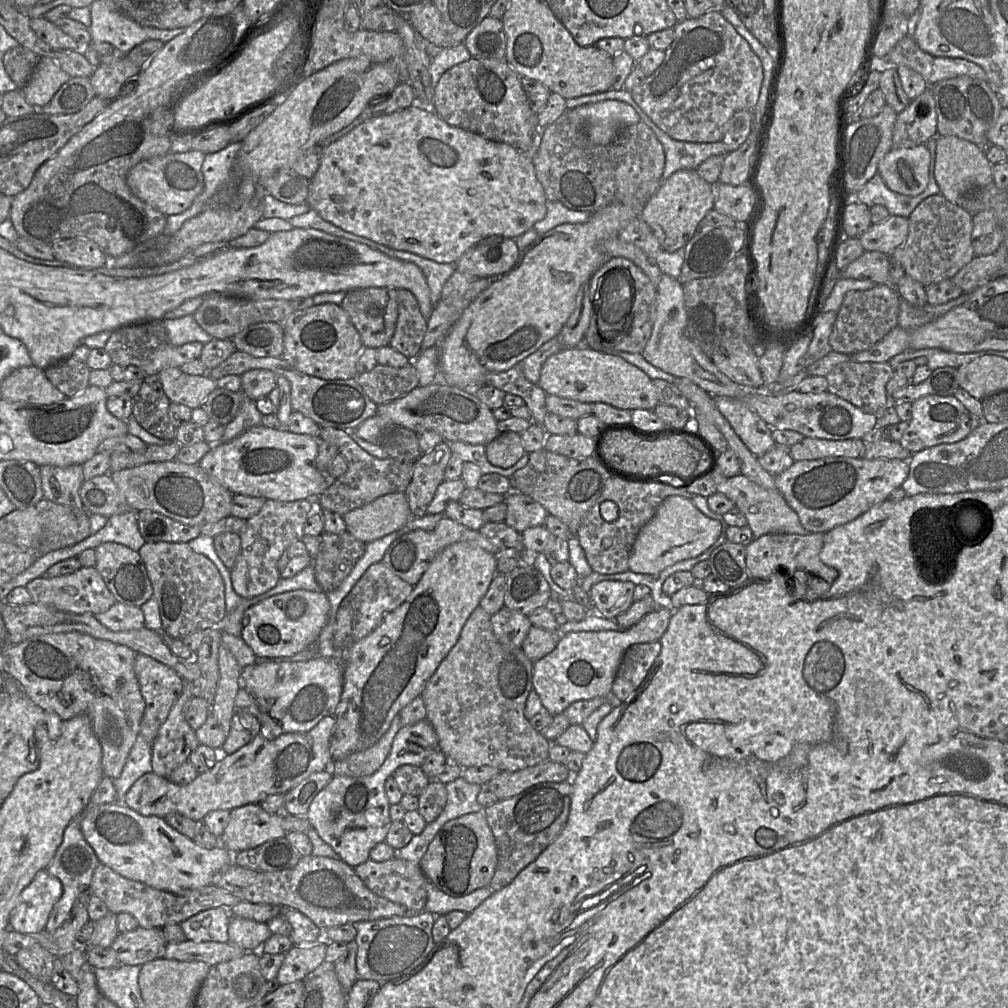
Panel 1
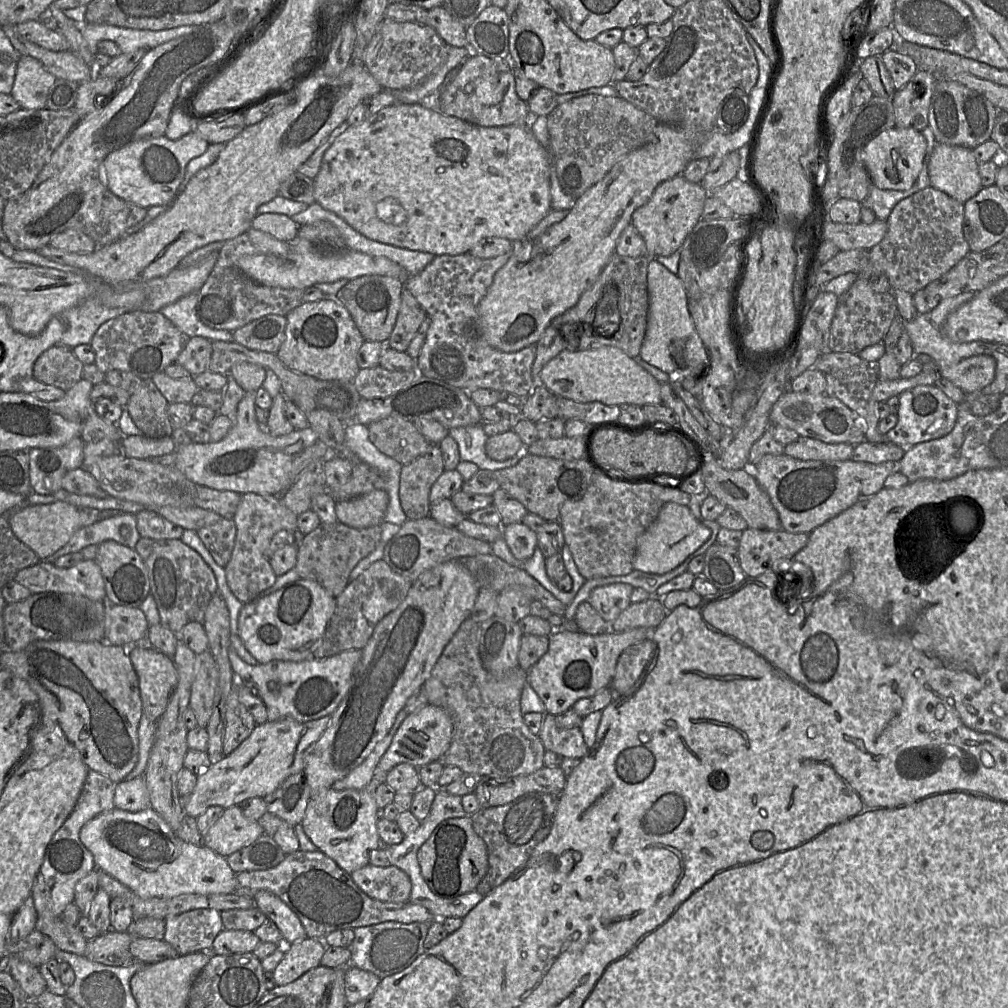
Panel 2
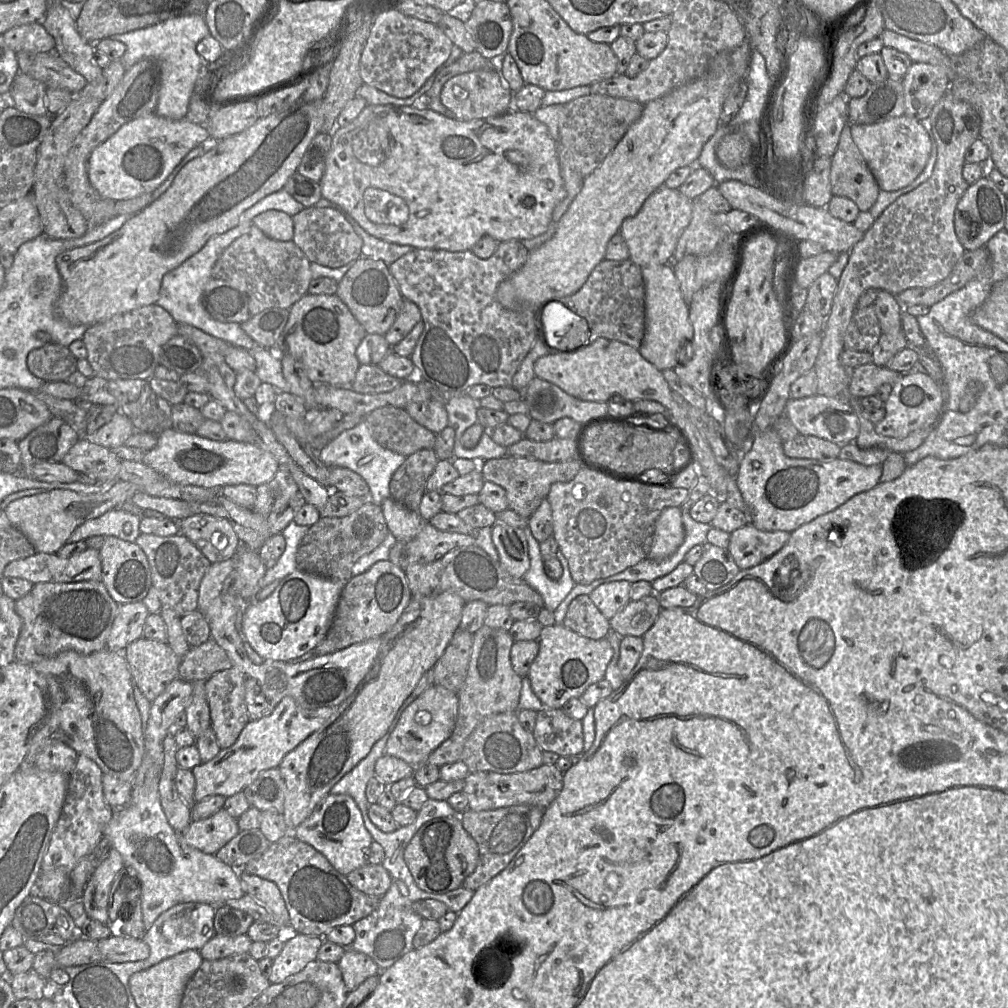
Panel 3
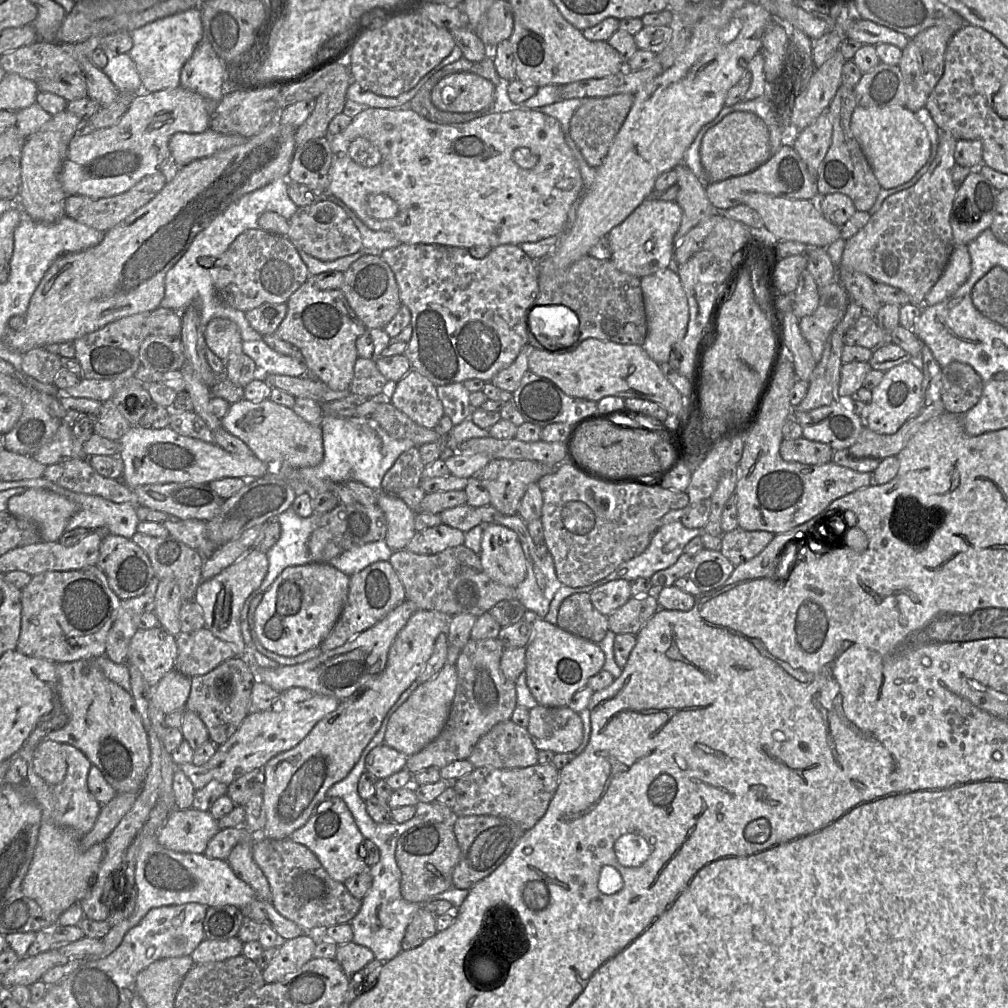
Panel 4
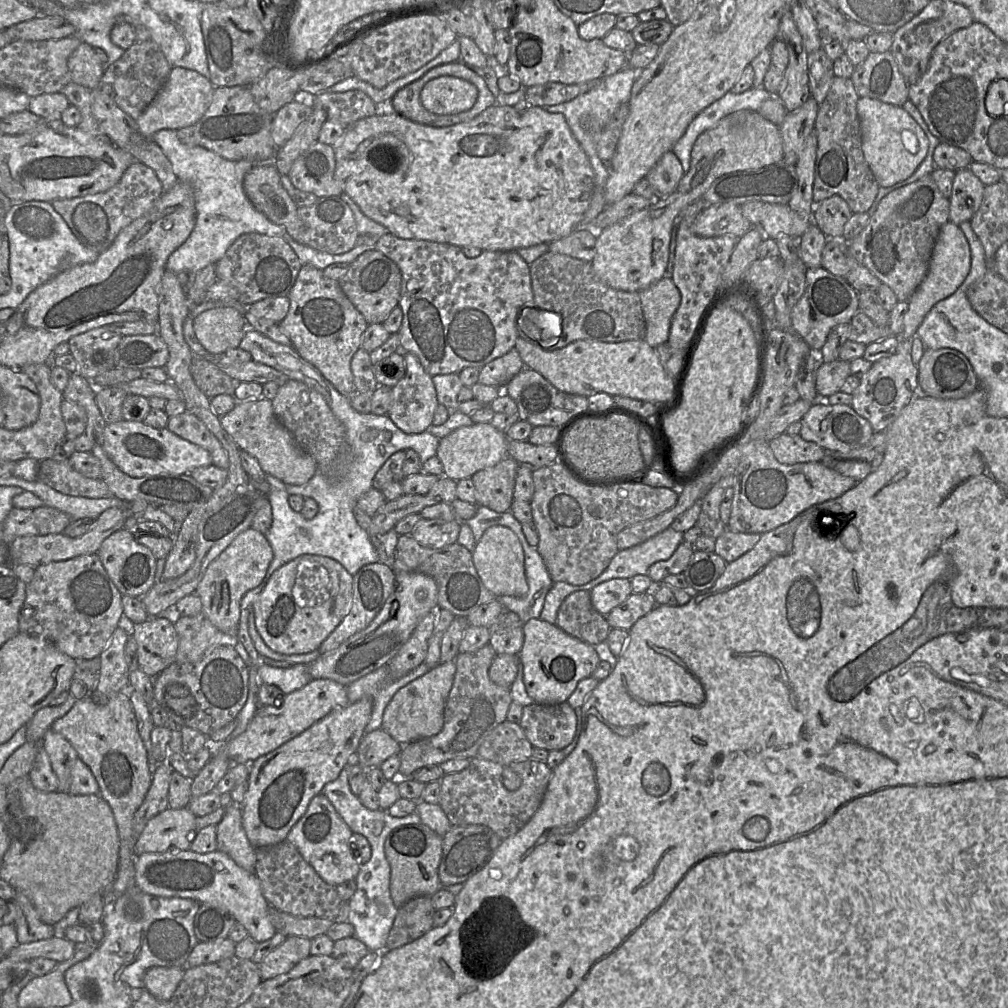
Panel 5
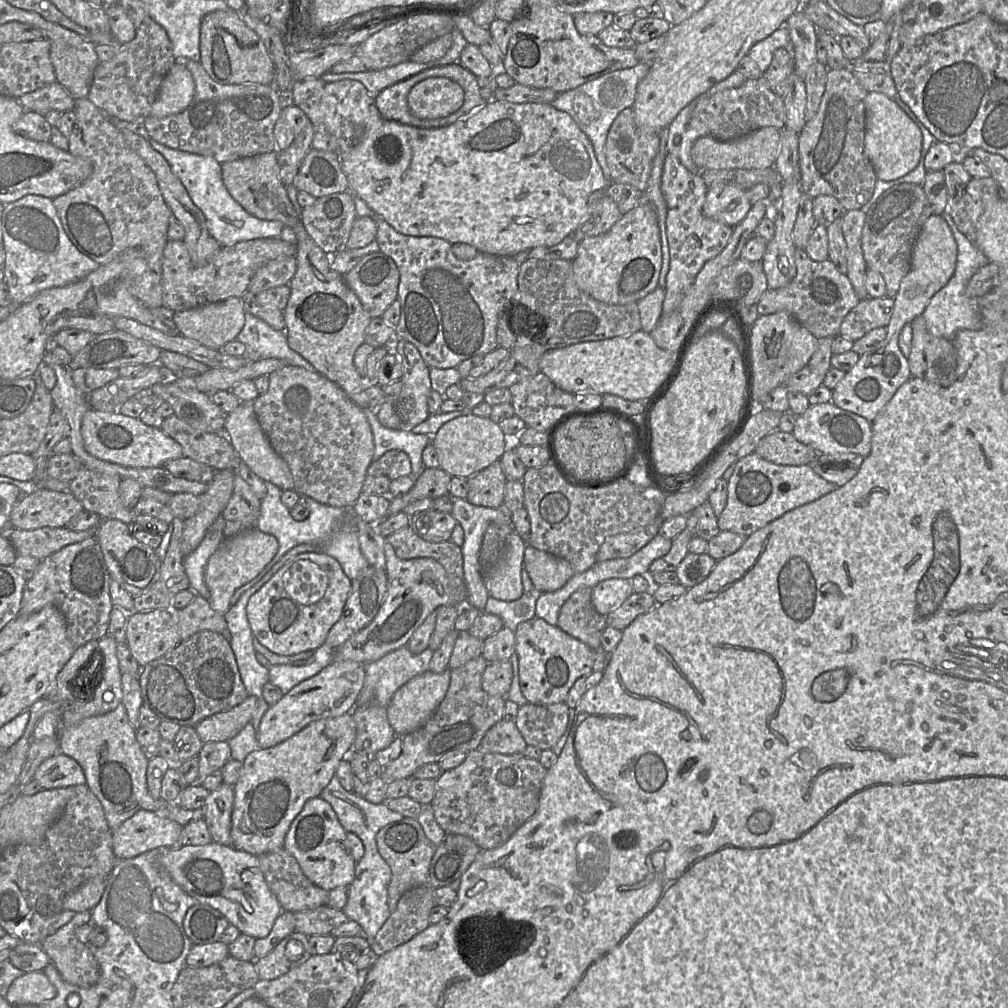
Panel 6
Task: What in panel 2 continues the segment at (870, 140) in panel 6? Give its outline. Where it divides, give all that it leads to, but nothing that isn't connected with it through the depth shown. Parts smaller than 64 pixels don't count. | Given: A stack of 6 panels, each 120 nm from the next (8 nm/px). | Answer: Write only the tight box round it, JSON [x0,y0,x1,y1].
[863,127,927,191]

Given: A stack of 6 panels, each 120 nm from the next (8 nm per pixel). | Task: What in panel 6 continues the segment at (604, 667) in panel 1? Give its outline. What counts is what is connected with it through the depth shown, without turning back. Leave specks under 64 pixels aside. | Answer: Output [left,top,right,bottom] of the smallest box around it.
[515,617,593,705]

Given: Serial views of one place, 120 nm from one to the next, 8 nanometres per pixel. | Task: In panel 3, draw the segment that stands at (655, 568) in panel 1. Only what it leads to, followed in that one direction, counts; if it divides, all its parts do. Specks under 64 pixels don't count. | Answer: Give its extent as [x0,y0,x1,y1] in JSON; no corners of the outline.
[647,508,684,561]

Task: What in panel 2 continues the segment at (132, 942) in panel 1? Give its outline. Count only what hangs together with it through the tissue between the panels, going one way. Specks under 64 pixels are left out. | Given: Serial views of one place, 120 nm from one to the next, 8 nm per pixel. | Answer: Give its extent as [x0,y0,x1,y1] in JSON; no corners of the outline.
[84,930,134,966]

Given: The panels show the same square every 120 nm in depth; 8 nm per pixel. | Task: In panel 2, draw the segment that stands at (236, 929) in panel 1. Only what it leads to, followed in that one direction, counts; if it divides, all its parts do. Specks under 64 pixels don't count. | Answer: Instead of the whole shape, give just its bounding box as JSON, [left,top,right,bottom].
[210,929,260,955]

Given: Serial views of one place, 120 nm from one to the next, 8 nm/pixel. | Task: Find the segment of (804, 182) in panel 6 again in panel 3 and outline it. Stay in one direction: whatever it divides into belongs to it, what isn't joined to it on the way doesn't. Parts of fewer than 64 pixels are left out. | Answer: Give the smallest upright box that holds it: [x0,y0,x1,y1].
[830,122,880,211]

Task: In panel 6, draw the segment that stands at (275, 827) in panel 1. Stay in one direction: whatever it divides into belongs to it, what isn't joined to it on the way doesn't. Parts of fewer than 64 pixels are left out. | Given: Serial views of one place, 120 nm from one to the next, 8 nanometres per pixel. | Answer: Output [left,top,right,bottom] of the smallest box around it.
[112,810,183,860]

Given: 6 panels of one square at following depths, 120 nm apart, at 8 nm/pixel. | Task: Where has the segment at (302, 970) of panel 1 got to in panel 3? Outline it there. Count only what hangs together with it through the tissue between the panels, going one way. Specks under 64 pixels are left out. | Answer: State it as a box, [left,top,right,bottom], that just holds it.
[268,932,324,984]

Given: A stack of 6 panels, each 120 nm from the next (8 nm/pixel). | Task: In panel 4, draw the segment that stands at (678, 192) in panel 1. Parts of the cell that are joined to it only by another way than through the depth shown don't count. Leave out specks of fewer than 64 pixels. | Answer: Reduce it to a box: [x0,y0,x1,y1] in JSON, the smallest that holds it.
[608,199,682,278]

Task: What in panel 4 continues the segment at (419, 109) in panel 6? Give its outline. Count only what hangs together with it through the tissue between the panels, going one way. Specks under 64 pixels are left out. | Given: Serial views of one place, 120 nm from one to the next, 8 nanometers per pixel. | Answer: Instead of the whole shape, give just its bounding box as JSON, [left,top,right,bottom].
[431,73,495,112]

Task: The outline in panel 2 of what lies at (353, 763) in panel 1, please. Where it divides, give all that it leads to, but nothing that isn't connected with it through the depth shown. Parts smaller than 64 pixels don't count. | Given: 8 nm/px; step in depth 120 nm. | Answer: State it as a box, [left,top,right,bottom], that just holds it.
[331,708,407,791]

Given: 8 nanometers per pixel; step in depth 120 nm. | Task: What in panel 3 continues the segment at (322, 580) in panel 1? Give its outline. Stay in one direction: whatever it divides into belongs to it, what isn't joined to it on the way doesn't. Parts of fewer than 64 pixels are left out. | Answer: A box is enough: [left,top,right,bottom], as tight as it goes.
[297,502,388,585]

